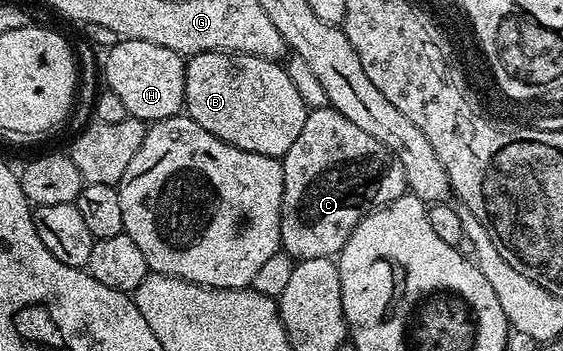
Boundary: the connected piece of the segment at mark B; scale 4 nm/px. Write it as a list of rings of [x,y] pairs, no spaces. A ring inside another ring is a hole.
[[[208,51],[193,54],[186,61],[184,95],[185,112],[196,123],[200,123],[204,131],[216,135],[232,147],[240,147],[256,155],[268,155],[279,159],[288,151],[288,147],[292,147],[292,143],[296,143],[296,135],[300,135],[308,112],[308,107],[300,91],[296,91],[296,83],[292,83],[290,70],[285,64],[247,53]]]

